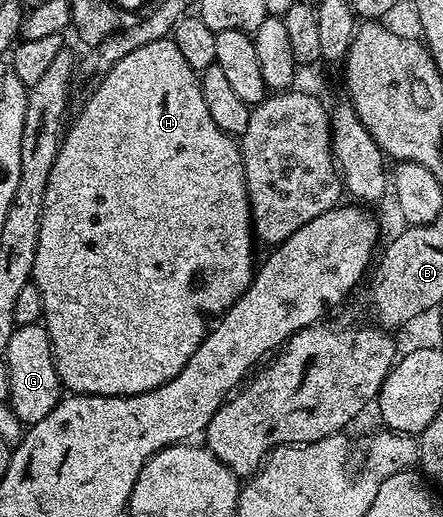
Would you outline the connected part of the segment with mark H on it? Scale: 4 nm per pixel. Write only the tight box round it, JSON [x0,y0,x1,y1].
[31,40,257,397]

